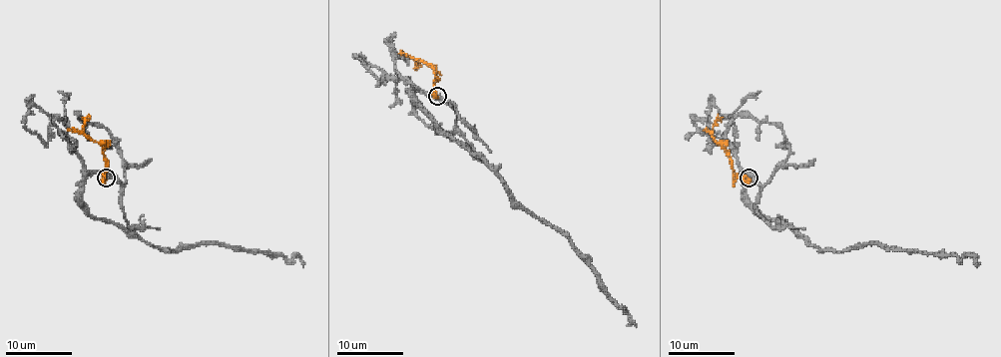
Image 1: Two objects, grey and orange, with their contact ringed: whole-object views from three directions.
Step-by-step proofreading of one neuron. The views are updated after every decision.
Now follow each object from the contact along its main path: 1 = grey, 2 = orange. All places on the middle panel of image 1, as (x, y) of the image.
1: (436, 96), (416, 92), (413, 101), (491, 169), (511, 195), (565, 236), (605, 292), (635, 323)
2: (436, 96), (435, 72), (415, 60), (420, 65)

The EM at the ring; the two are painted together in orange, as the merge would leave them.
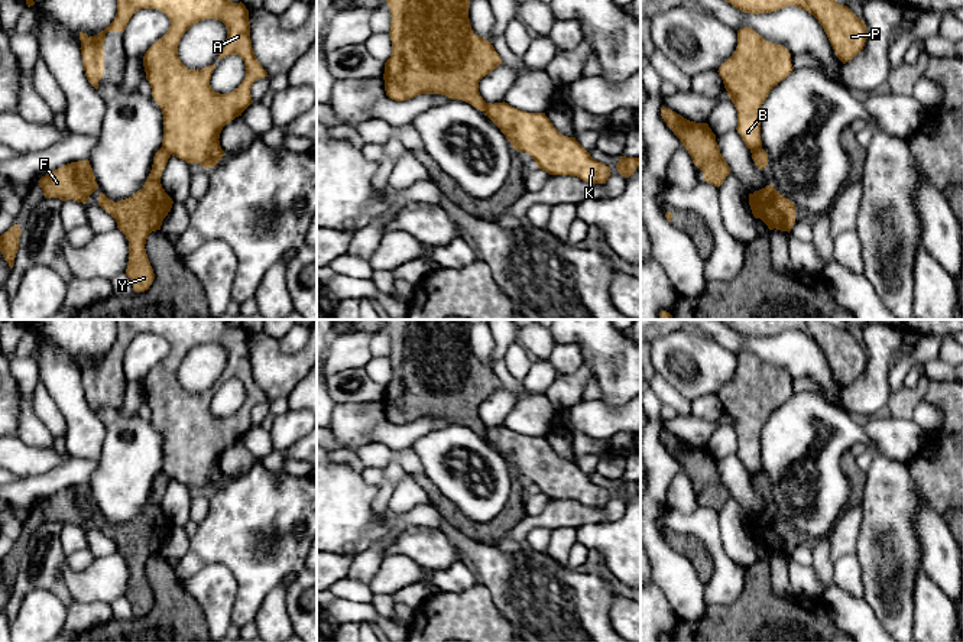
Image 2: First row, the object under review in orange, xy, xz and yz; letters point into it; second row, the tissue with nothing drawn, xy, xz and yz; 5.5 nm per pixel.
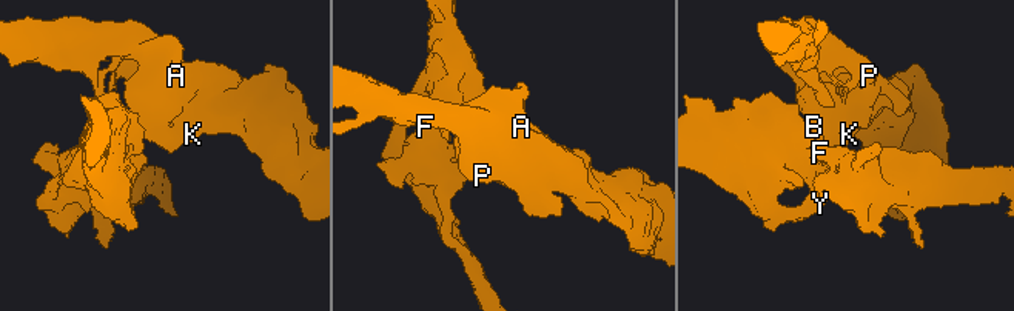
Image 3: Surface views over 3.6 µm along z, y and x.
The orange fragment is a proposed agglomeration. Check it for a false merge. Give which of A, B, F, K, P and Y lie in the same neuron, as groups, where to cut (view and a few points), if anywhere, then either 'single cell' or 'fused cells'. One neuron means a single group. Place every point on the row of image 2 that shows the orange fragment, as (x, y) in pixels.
groups A B K P / F Y; cut yz (761, 148), (751, 151); fused cells

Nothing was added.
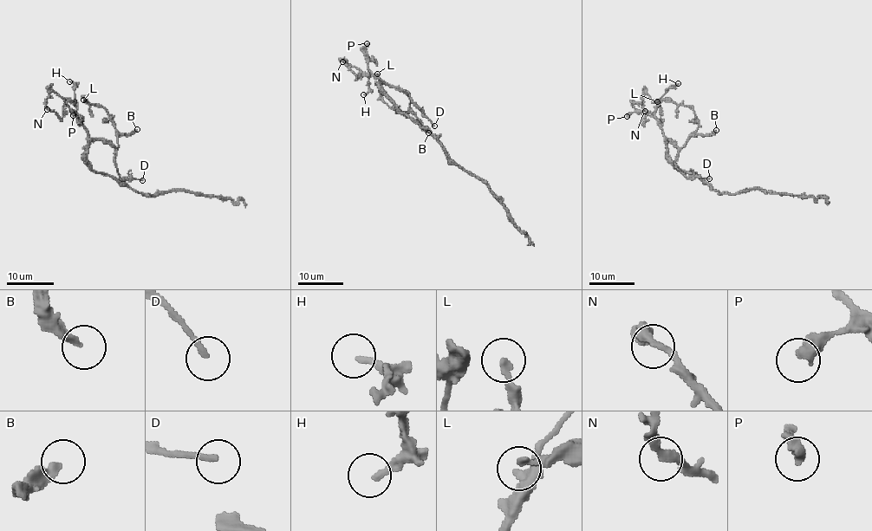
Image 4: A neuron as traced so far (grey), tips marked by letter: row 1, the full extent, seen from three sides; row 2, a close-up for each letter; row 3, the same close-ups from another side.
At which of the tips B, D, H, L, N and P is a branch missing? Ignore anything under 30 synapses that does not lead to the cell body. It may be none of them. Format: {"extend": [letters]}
{"extend": []}

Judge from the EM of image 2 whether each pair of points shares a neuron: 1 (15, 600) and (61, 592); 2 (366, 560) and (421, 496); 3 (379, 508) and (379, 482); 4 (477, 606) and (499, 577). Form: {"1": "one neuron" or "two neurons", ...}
{"1": "one neuron", "2": "two neurons", "3": "one neuron", "4": "two neurons"}

